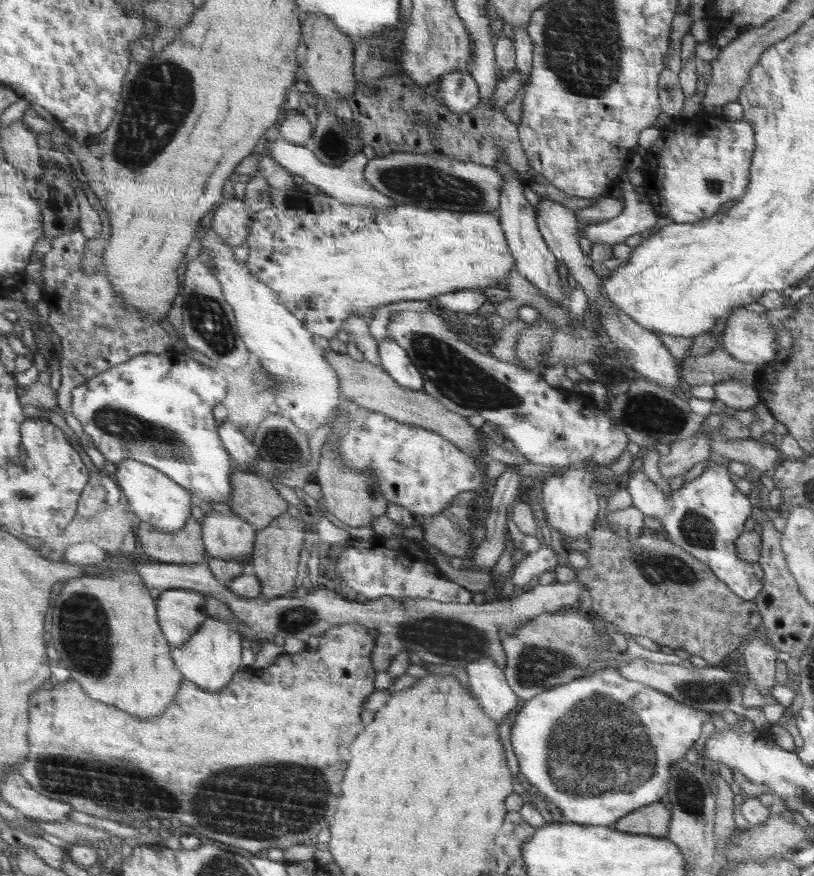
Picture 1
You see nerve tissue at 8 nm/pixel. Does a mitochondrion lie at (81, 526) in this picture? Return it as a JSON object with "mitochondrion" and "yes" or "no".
{"mitochondrion":"no"}

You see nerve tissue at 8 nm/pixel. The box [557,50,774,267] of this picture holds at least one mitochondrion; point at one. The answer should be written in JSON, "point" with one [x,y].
{"point":[713,185]}

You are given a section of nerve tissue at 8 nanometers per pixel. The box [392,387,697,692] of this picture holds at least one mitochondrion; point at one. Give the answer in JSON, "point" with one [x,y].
{"point":[443,636]}

